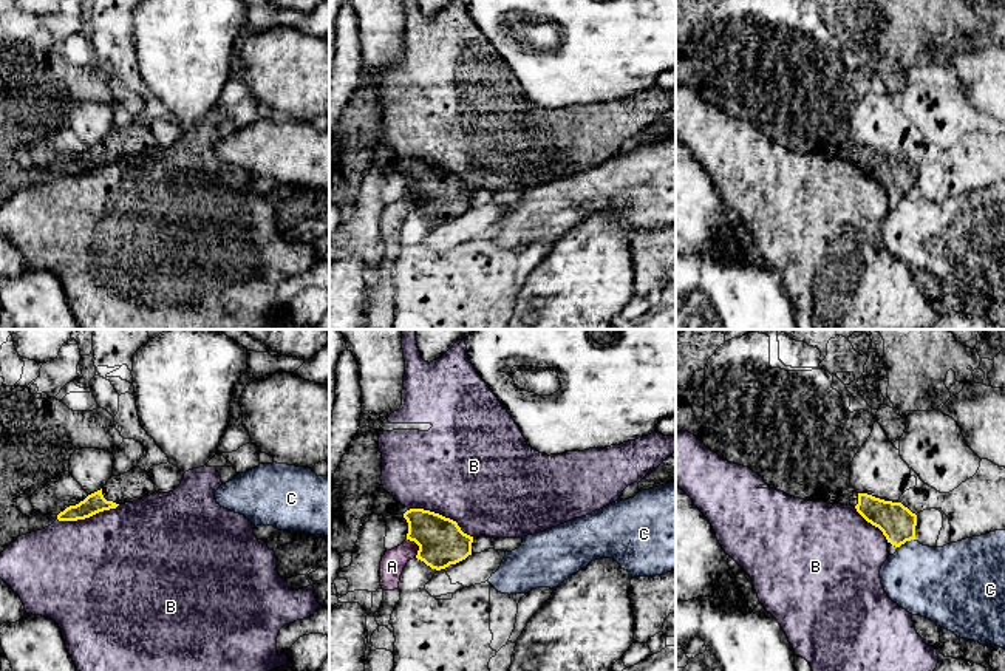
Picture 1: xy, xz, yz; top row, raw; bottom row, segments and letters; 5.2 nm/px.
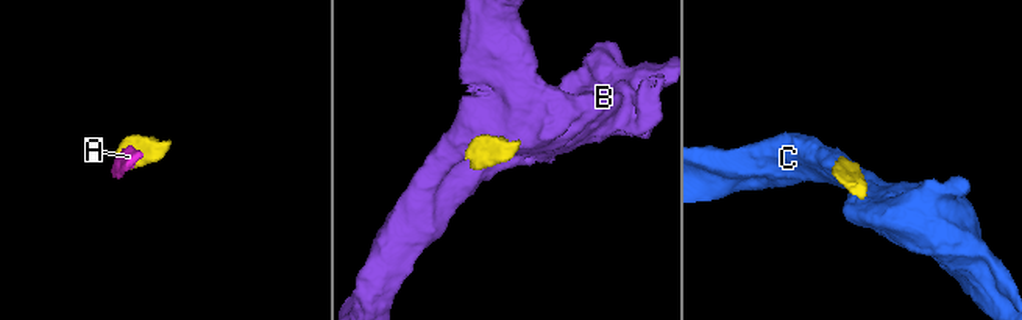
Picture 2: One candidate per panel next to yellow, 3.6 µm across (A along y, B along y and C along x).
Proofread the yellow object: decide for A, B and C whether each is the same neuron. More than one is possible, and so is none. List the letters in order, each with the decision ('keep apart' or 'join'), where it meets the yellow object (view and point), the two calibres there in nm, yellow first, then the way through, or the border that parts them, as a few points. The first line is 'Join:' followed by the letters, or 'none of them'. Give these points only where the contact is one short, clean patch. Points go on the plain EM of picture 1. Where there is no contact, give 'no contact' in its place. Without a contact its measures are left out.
Join: none of them
A: keep apart; contact xz (418, 198); calibres 240 and 130 nm; border xz (407, 192), (418, 200), (416, 211)
B: keep apart; contact xz (441, 169); calibres 240 and 500 nm
C: keep apart; contact yz (906, 194); calibres 190 and 360 nm; border yz (914, 192), (899, 201)

